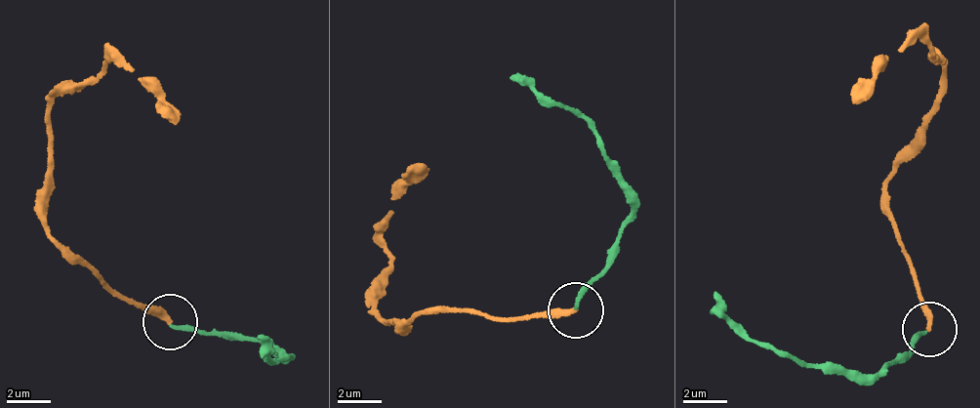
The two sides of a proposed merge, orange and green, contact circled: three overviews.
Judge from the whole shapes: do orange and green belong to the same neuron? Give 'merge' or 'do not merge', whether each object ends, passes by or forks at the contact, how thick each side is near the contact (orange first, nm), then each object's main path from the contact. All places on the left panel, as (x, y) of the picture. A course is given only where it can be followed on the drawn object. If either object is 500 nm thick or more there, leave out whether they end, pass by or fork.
do not merge; orange ends; green ends; calibres 300 and 190 nm; course orange (169, 321), (135, 308), (50, 234), (52, 102), (104, 72), (110, 61), (137, 81), (179, 122); course green (169, 326), (266, 345), (291, 360), (281, 361), (261, 338)

